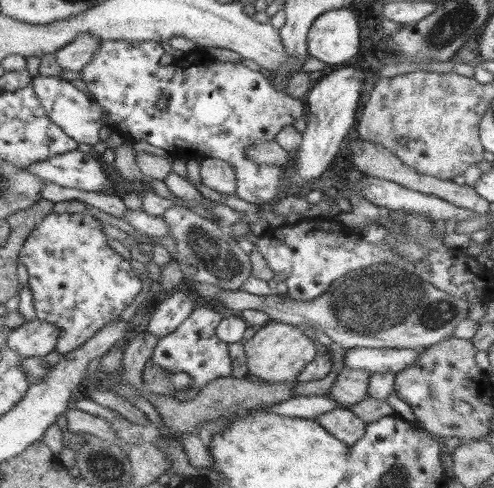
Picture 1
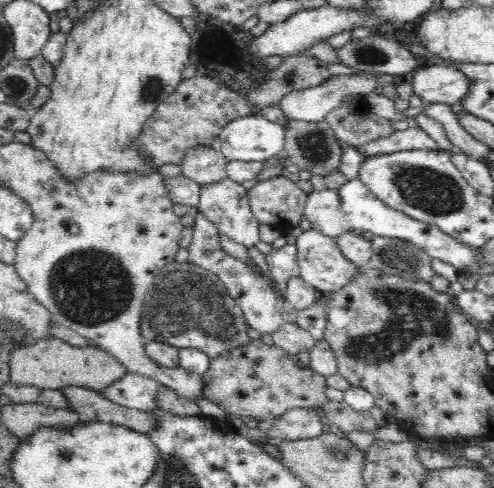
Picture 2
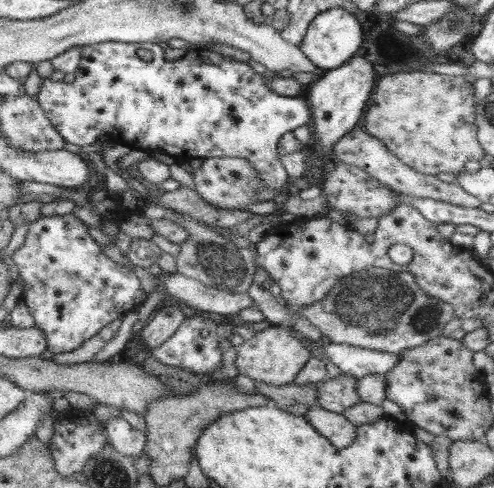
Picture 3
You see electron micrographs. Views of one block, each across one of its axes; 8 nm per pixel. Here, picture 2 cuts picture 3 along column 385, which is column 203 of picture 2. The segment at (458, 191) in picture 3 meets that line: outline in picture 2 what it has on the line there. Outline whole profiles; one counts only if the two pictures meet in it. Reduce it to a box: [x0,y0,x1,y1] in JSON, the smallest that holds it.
[182,150,228,186]

